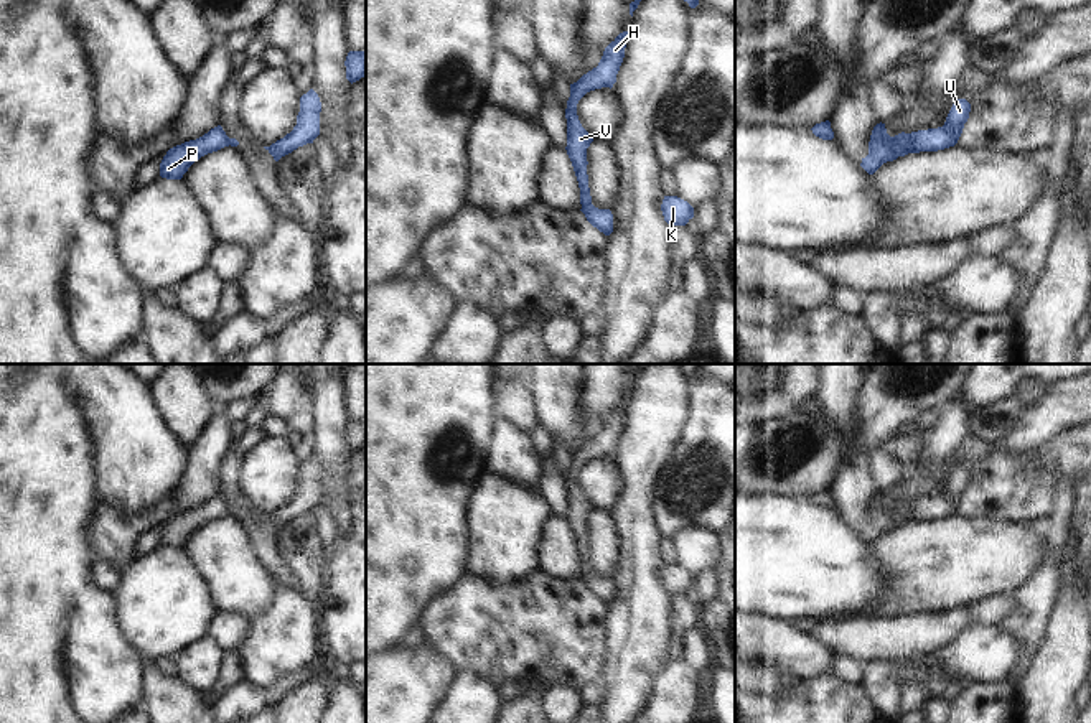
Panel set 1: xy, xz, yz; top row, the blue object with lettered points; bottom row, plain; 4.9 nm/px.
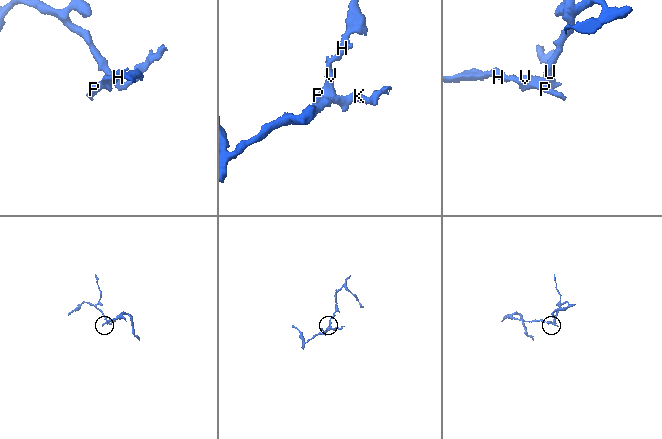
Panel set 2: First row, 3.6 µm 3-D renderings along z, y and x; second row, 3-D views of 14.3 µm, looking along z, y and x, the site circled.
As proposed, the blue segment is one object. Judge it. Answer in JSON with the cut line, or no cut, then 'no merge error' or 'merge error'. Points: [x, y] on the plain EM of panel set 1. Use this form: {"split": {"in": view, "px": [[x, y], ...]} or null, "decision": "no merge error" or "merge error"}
{"split": {"in": "yz", "px": [[941, 496], [956, 511]]}, "decision": "merge error"}

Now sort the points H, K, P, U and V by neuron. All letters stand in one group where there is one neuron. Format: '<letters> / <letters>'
H P V / K U

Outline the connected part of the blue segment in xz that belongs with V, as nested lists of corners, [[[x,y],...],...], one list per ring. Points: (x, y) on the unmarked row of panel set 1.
[[[628,400],[620,402],[603,420],[597,436],[583,443],[577,451],[570,453],[570,466],[567,469],[567,524],[572,530],[578,557],[582,578],[592,573],[588,543],[587,543],[587,517],[593,511],[592,504],[582,496],[577,484],[578,469],[590,459],[613,456],[616,443],[625,427]]]

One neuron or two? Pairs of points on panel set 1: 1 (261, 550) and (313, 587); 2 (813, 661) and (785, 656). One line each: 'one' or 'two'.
1: two
2: one

